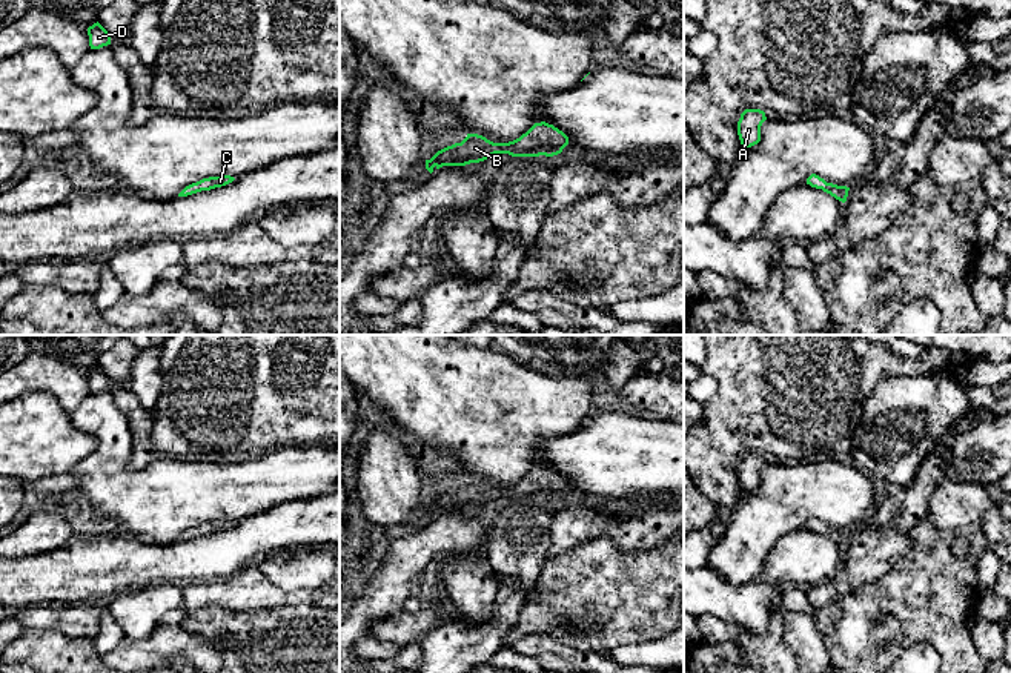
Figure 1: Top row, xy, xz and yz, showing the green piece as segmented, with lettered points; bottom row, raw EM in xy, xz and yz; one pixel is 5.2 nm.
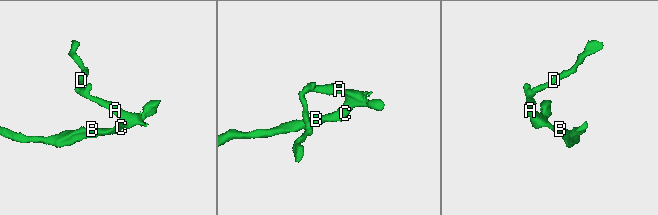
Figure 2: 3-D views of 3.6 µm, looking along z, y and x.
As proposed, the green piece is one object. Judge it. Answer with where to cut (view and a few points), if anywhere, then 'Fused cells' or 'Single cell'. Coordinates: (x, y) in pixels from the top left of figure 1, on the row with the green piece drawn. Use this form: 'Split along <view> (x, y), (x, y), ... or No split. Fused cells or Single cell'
No split. Single cell

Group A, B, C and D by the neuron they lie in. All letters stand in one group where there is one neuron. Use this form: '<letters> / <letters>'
A B C D

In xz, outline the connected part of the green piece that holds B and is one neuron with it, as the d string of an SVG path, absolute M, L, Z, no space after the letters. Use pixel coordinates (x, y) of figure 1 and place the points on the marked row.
M545 121L535 123L525 134L509 143L493 143L482 135L467 134L461 143L455 143L438 151L430 160L426 160L426 169L443 166L466 166L479 163L495 154L509 154L512 157L553 157L562 152L568 144L568 137Z

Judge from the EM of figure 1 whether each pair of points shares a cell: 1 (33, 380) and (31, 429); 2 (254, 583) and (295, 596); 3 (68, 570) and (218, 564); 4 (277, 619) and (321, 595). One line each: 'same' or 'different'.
1: different
2: same
3: same
4: different

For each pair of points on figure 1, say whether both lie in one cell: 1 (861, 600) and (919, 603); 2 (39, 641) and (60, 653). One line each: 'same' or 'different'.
1: same
2: same

